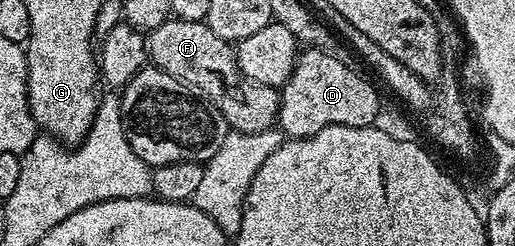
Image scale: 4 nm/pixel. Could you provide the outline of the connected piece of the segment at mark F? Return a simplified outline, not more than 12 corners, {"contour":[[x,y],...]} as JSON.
{"contour":[[165,20],[148,60],[235,132],[268,132],[281,93],[201,20]]}

